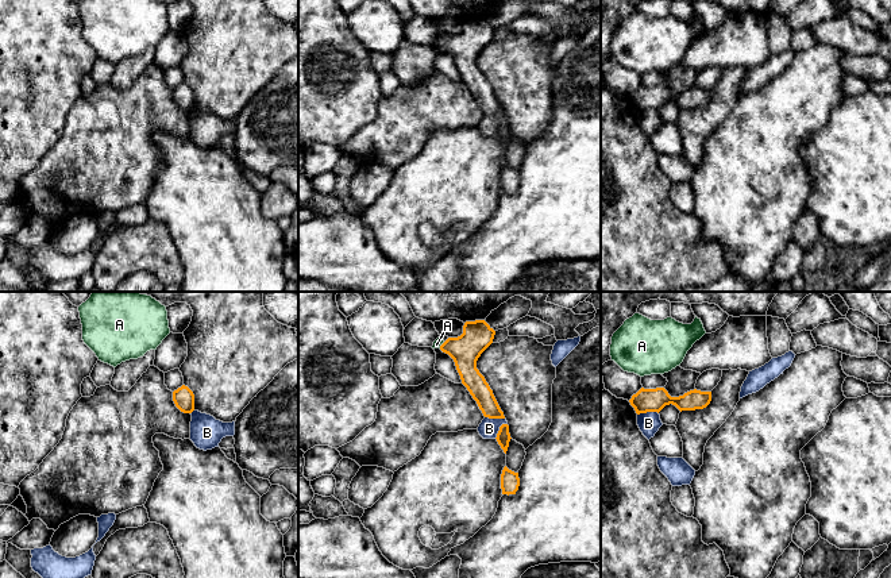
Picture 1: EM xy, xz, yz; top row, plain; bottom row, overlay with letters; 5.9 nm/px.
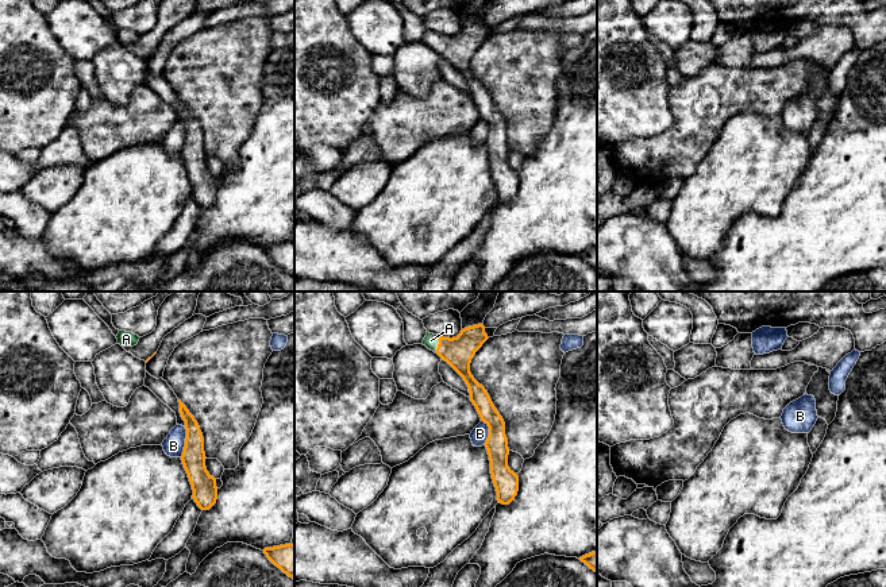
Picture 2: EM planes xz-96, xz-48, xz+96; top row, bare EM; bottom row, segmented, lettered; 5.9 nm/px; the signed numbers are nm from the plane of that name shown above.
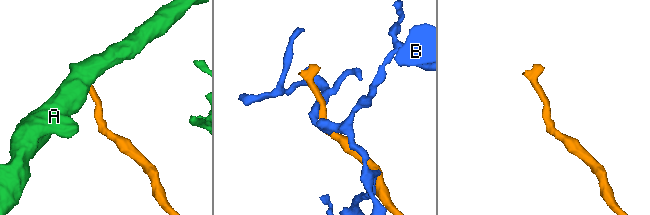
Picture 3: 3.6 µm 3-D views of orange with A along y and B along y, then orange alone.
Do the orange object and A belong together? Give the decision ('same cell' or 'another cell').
same cell

